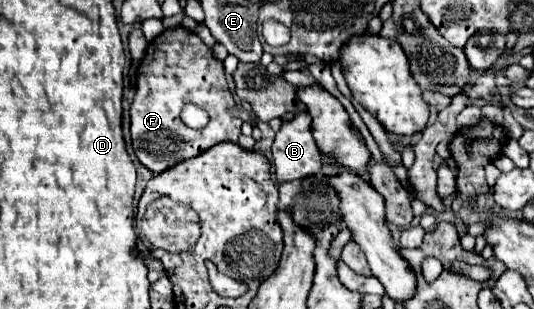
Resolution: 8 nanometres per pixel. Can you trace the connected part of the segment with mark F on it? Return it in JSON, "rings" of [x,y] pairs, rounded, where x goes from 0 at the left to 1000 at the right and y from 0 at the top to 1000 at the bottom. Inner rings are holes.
{"rings":[[[331,87],[331,94],[313,94],[305,113],[298,113],[290,133],[279,139],[272,184],[260,204],[257,223],[257,294],[253,294],[253,320],[245,333],[245,456],[249,456],[249,489],[257,502],[257,515],[287,560],[305,560],[313,547],[320,547],[324,534],[339,528],[343,515],[361,515],[369,502],[376,502],[380,489],[388,489],[391,476],[418,463],[418,456],[433,456],[444,463],[448,437],[451,437],[451,405],[455,392],[448,379],[433,372],[433,353],[440,346],[440,320],[436,301],[425,282],[421,262],[421,223],[418,204],[406,197],[395,178],[395,159],[358,100]],[[350,333],[365,333],[380,353],[388,353],[391,366],[391,405],[376,424],[369,417],[354,417],[350,405],[339,398],[335,385],[335,359],[343,340]]]}

